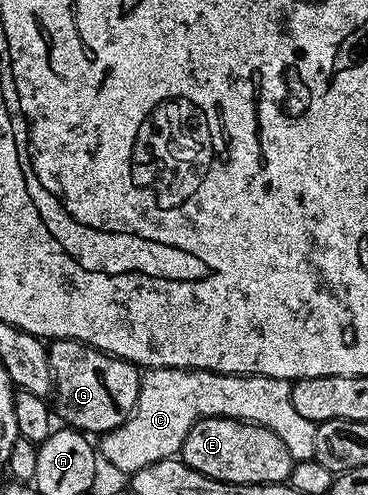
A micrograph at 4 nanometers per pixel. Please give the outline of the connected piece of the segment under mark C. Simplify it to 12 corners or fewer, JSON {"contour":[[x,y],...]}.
{"contour":[[150,369],[99,453],[124,475],[176,458],[199,419],[275,431],[294,462],[318,422],[292,384]]}

